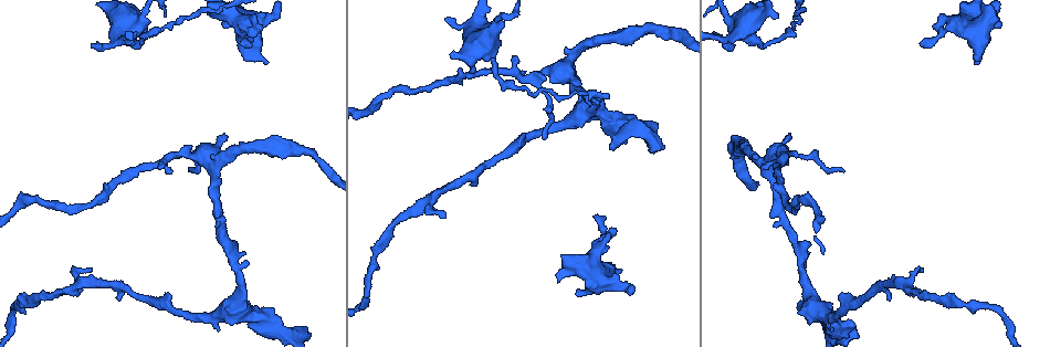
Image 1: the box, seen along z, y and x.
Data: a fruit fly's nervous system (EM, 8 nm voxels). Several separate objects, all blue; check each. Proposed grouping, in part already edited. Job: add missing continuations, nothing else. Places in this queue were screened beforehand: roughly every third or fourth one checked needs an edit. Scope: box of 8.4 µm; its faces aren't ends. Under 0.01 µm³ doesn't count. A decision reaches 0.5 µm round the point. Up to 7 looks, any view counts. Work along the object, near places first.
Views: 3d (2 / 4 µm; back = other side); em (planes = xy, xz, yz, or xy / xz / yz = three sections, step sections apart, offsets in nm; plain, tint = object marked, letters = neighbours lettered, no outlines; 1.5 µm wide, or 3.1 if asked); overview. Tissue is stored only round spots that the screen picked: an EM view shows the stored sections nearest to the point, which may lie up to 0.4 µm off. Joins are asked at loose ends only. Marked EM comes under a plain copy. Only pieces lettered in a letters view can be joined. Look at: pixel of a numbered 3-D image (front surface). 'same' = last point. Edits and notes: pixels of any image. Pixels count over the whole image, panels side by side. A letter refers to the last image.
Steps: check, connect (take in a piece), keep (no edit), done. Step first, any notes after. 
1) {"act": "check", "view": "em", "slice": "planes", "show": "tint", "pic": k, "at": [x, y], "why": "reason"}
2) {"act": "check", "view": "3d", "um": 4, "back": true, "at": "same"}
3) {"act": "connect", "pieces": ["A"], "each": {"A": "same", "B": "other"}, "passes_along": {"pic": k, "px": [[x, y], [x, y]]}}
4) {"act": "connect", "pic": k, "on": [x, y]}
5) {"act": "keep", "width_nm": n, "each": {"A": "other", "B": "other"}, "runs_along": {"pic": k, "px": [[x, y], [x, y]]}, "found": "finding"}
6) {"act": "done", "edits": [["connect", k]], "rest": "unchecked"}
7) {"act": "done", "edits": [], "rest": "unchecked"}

{"act": "check", "view": "em", "um": 3.1, "slice": "planes", "show": "letters", "pic": 1, "at": [618, 270], "why": "an open end"}

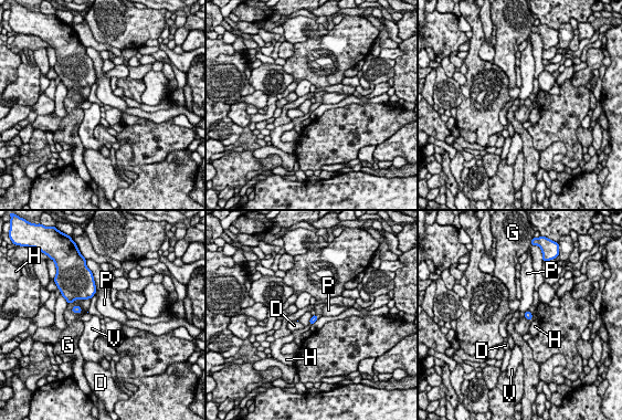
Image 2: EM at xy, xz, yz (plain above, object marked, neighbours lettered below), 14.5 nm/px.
{"act": "keep", "each": {"D": "other", "G": "other", "H": "other", "P": "other", "V": "other"}, "border": {"pic": 2, "px": [[312, 316], [308, 323]]}, "found": "no lettered piece goes on from it"}

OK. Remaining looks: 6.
{"act": "check", "view": "3d", "um": 4, "pic": 1, "at": [304, 326], "why": "branch stops here"}

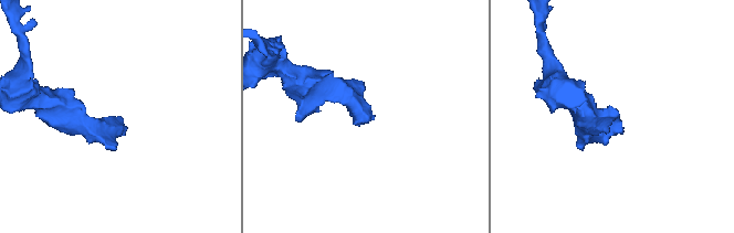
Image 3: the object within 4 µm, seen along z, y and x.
{"act": "check", "view": "em", "slice": "yz", "step": 8, "show": "tint", "pic": 3, "at": [368, 121]}

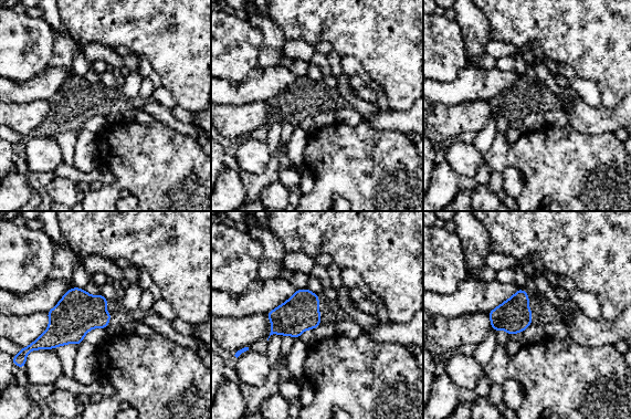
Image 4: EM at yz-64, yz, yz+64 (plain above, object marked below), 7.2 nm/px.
{"act": "check", "view": "em", "slice": "planes", "show": "letters", "at": "same", "why": "cut it another way"}

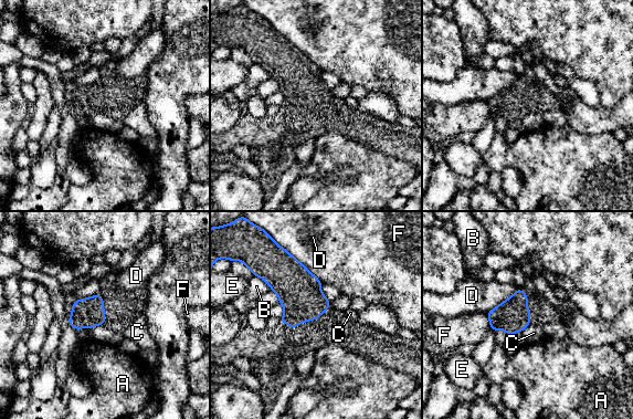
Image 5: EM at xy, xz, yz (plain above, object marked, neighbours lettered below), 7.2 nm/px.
{"act": "keep", "width_nm": 220, "each": {"A": "other", "B": "other", "C": "other", "D": "other", "E": "other", "F": "other"}, "border": {"pic": 5, "px": [[104, 324], [97, 324], [87, 330]]}, "found": "no lettered piece goes on from it"}

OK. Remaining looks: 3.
{"act": "check", "view": "em", "slice": "xy", "step": 4, "show": "letters", "pic": 1, "at": [92, 267], "why": "branch stops here"}

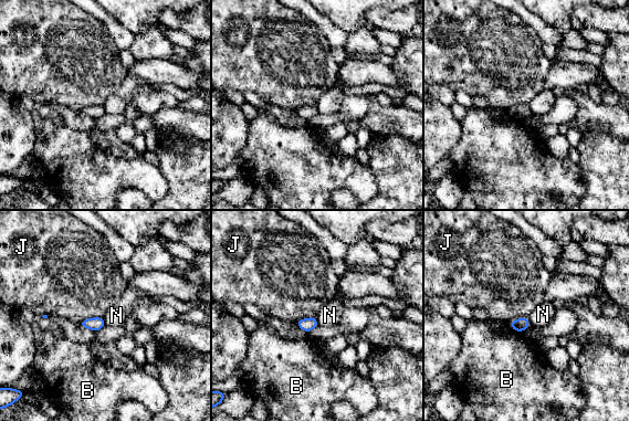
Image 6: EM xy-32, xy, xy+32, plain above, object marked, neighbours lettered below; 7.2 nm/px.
{"act": "keep", "each": {"B": "other", "J": "other", "N": "other"}, "border": {"pic": 6, "px": [[315, 317], [318, 325]]}, "found": "no lettered piece goes on from it"}

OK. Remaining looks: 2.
{"act": "done", "edits": [], "rest": "unchecked"}

